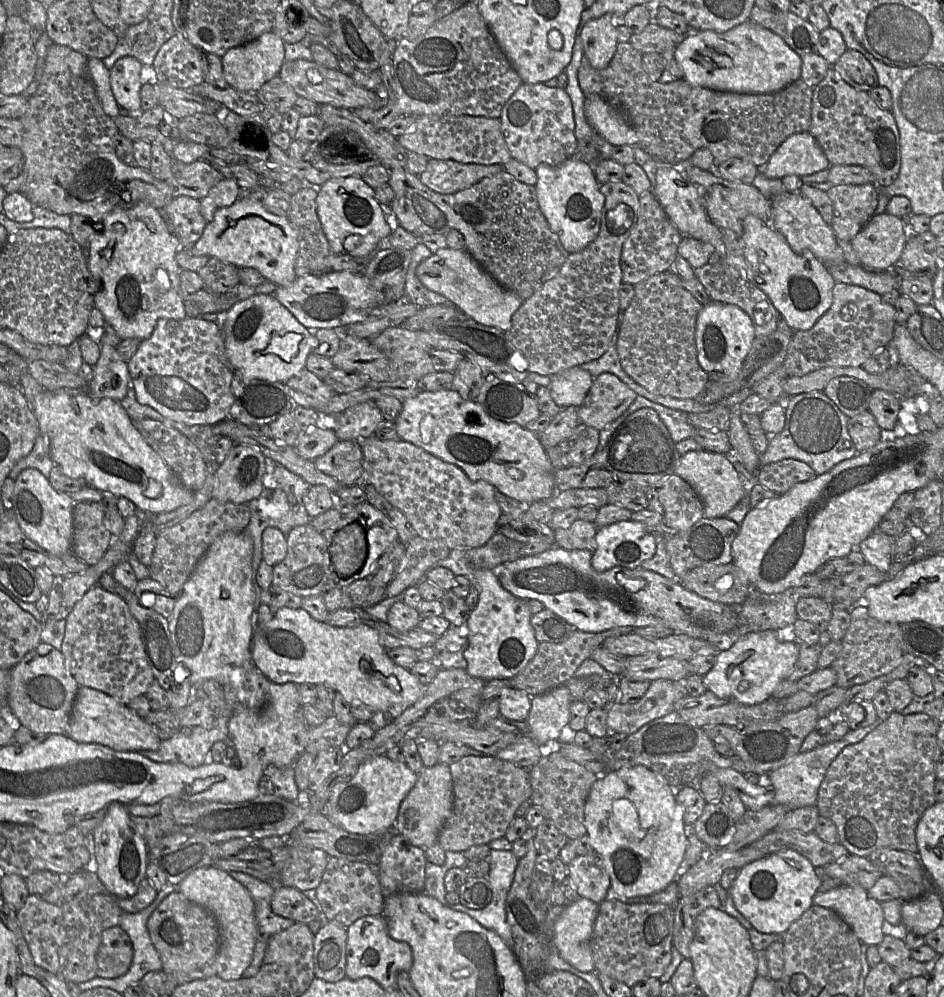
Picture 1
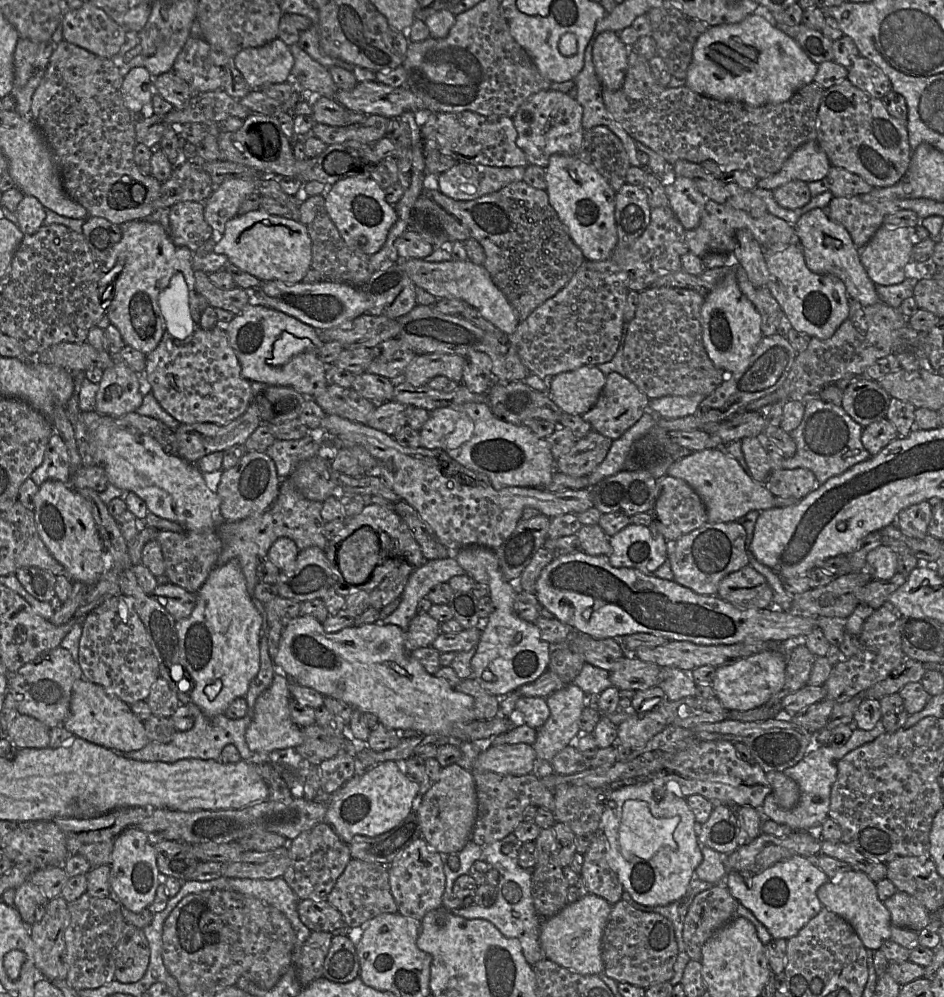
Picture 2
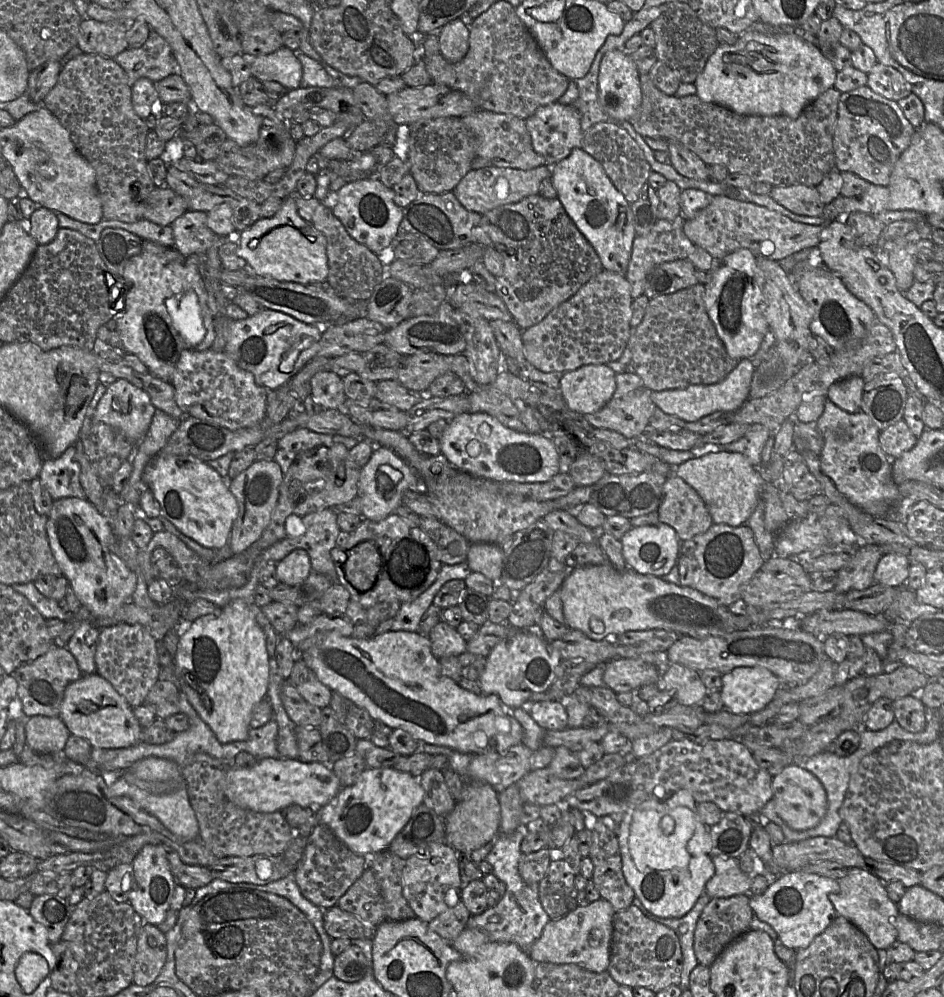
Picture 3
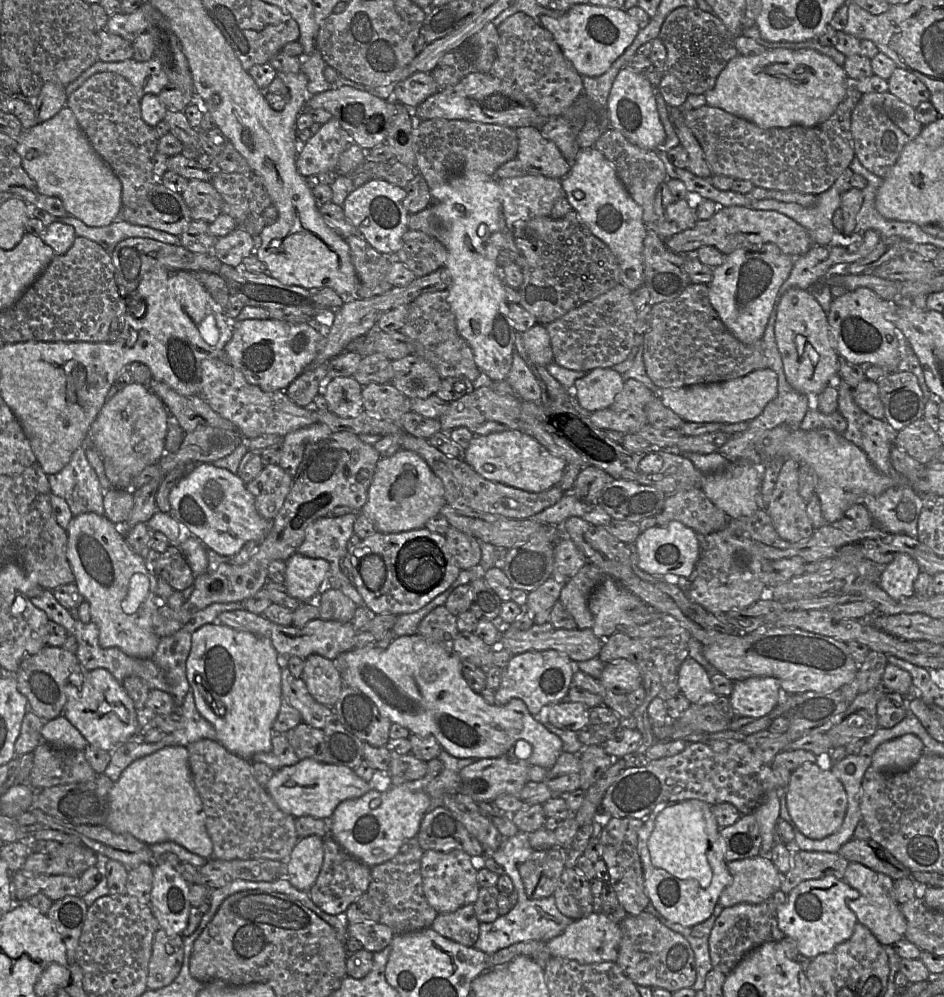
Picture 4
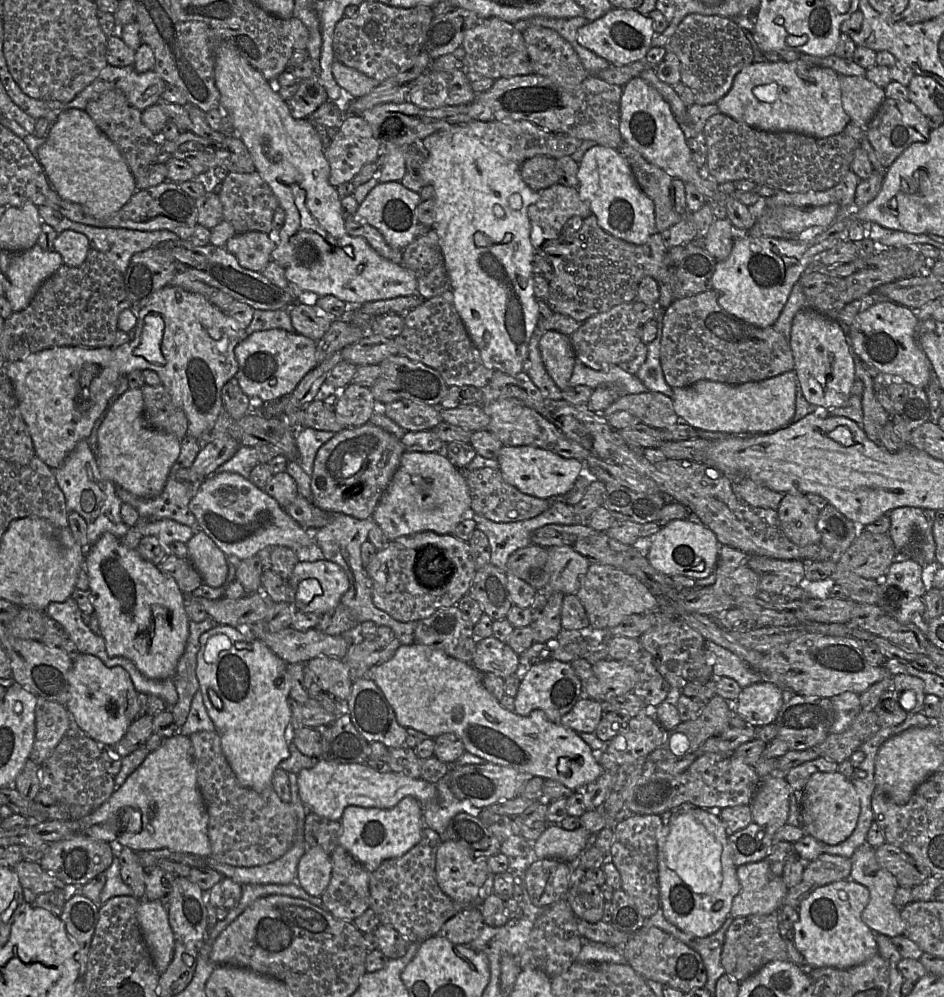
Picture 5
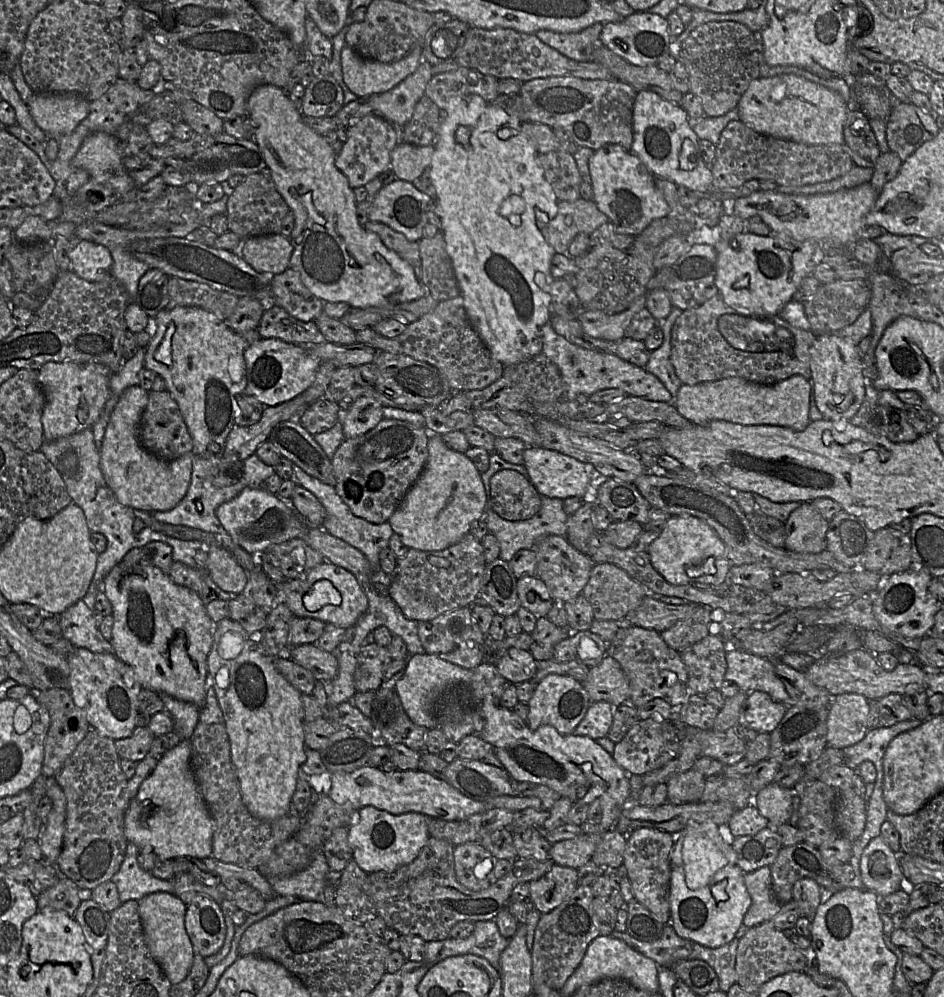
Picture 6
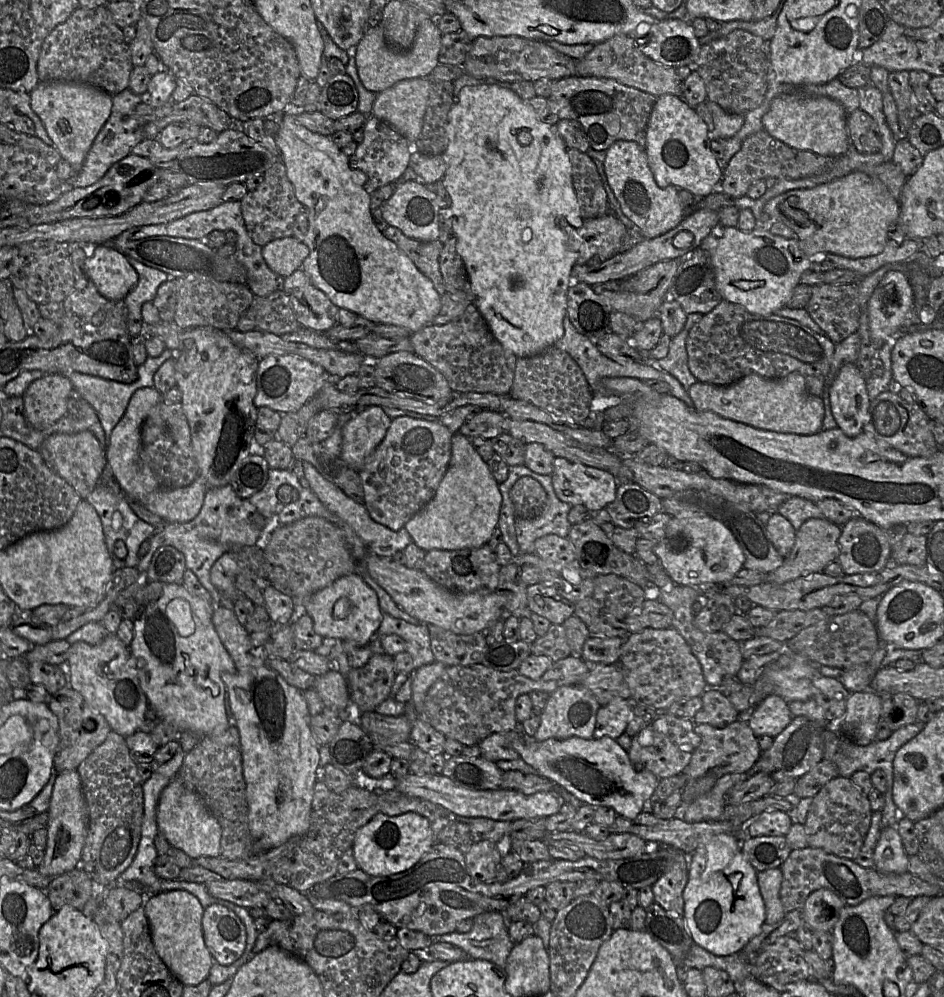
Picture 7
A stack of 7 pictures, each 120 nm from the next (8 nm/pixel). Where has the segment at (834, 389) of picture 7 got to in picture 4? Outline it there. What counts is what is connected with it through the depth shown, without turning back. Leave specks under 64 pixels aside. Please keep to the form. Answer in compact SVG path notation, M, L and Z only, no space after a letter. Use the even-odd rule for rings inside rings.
M790 288L779 297L775 339L785 376L795 391L816 397L837 376L840 356L834 347L827 313L808 290Z

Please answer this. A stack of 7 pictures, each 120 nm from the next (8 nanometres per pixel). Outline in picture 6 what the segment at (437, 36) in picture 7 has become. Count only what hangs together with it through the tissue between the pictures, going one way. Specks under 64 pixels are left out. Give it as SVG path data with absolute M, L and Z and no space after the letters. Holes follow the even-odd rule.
M423 43L393 63L362 59L347 45L340 58L344 83L359 98L368 98L392 89L415 72L423 60Z

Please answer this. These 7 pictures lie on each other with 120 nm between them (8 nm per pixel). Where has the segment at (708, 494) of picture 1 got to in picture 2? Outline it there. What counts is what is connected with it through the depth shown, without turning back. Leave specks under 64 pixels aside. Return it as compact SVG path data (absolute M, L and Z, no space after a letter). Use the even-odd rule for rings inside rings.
M705 449L675 461L668 475L684 480L701 497L710 523L737 522L752 510L776 507L775 496L763 483L756 482L740 463L719 449Z

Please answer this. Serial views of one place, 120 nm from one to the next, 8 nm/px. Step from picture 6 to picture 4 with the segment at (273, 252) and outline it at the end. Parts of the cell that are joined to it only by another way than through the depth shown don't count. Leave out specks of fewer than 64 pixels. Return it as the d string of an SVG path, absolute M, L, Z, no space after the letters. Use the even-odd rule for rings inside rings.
M242 228L217 239L214 254L223 264L241 268L244 258L250 256L261 245L259 236L253 237Z

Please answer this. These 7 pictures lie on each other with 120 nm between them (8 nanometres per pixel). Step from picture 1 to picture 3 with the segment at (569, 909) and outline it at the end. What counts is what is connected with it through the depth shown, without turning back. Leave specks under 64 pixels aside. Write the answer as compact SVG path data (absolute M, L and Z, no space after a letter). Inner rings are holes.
M605 899L580 904L560 919L551 919L540 938L526 950L535 962L577 965L588 971L601 973L608 969L613 933L613 920L617 911Z

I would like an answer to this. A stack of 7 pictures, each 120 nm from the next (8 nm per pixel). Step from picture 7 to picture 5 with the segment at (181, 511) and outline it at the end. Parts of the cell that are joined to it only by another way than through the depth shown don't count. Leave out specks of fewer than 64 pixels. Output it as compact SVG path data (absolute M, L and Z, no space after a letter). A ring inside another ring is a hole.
M128 389L108 409L97 433L96 461L104 478L143 498L158 496L180 454L180 440L158 431L144 418L142 389Z

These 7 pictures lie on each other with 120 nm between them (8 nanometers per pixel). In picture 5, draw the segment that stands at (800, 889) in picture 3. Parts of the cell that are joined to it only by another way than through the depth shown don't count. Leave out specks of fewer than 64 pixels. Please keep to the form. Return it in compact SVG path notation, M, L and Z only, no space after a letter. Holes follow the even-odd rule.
M850 878L815 889L797 908L798 921L792 931L798 950L812 967L851 968L878 953L875 933L865 924L862 913L870 900L865 886Z

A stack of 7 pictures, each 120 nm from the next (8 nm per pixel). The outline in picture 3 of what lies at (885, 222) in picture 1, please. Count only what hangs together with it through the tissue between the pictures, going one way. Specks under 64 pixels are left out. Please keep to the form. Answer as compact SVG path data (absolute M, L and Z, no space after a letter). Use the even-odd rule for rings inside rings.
M899 238L873 249L879 261L892 271L898 289L906 292L915 281L913 271L917 259L914 245L905 238Z

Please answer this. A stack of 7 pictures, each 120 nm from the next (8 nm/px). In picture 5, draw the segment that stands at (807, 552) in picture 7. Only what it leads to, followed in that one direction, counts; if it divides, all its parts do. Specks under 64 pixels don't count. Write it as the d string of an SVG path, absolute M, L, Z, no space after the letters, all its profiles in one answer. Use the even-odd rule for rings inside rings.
M786 493L777 508L784 535L798 546L821 542L817 528L819 511L806 495Z

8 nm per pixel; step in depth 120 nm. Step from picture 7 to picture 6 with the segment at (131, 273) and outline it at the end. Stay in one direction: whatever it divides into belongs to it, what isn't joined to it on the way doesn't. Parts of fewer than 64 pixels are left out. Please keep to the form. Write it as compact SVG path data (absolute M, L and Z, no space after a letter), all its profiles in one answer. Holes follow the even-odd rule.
M79 238L72 243L69 259L71 270L89 282L106 279L113 262L105 246Z

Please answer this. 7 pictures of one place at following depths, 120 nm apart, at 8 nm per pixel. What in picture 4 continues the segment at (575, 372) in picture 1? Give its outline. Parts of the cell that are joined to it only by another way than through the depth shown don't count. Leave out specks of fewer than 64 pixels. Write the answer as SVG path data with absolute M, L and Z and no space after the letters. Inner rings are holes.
M596 368L576 380L573 392L580 407L592 413L611 406L624 382L623 375L612 368Z

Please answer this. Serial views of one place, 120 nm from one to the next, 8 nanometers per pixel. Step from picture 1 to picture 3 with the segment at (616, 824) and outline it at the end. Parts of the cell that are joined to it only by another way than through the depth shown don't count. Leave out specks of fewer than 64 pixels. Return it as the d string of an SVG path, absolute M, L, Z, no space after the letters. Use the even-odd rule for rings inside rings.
M682 789L665 801L646 800L634 811L622 814L619 824L622 870L636 897L658 917L685 916L706 892L706 884L715 874L709 829L698 813L695 798Z

